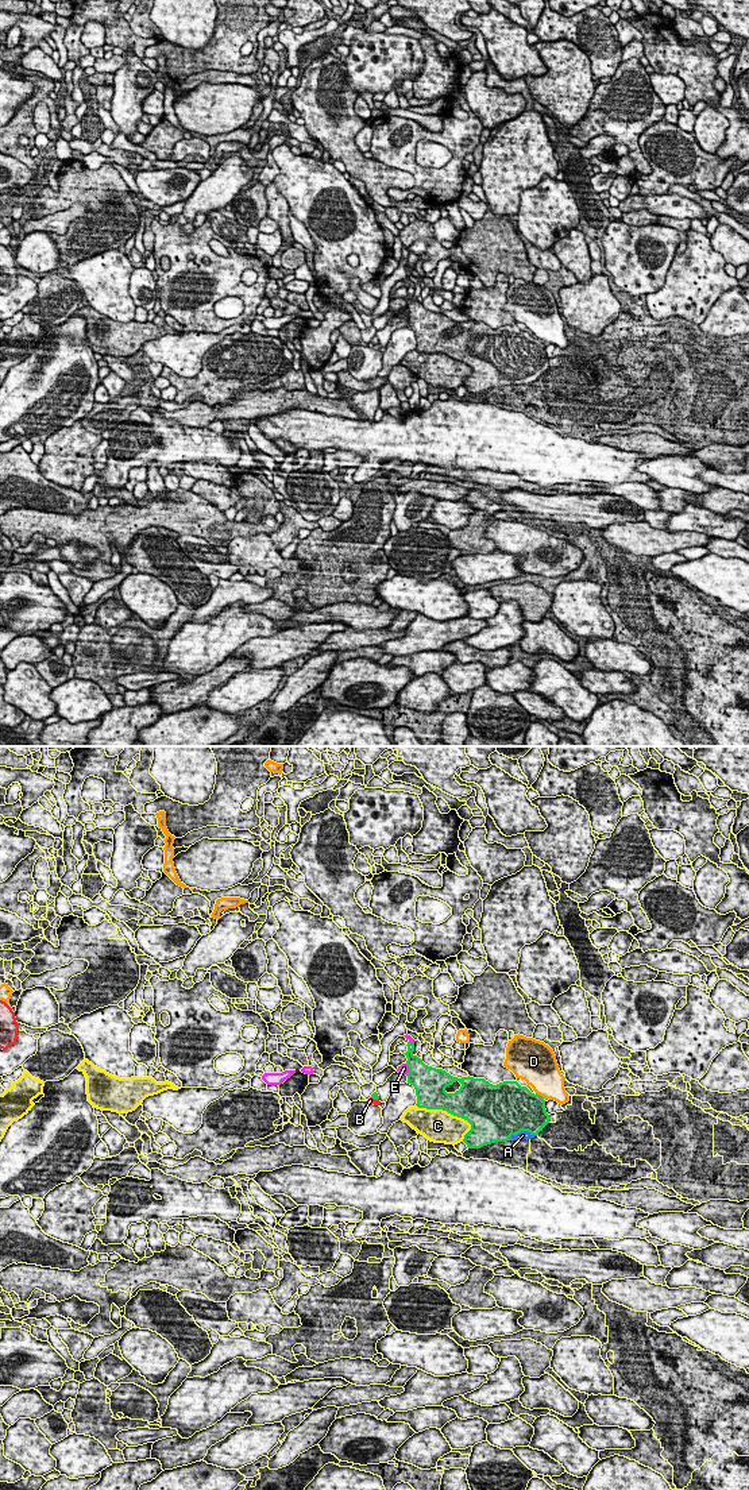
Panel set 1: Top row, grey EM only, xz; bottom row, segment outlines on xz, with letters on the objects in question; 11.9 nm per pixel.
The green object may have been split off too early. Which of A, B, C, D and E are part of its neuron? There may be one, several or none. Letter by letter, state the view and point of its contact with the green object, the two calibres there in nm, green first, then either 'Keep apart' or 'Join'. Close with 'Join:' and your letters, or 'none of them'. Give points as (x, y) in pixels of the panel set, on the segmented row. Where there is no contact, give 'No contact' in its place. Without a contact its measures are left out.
A: Touches green at xz (522, 1130). Thickness 500 nm (green) against 100 nm. Join
B: Touches green at xz (375, 1099). Thickness 70 nm (green) against 70 nm. Keep apart
C: Touches green at xz (446, 1110). Thickness 360 nm (green) against 400 nm. Keep apart
D: Touches green at xz (539, 1095). Thickness 480 nm (green) against 400 nm. Keep apart
E: Touches green at xz (409, 1069). Thickness 340 nm (green) against 120 nm. Keep apart
Join: A

